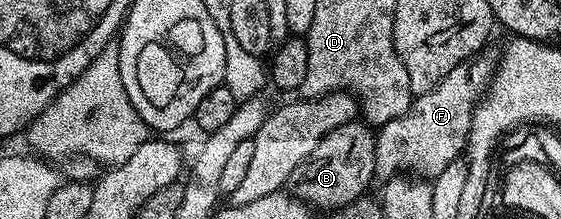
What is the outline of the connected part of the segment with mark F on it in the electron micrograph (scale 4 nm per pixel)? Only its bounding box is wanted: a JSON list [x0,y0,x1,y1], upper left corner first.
[375,56,496,179]

